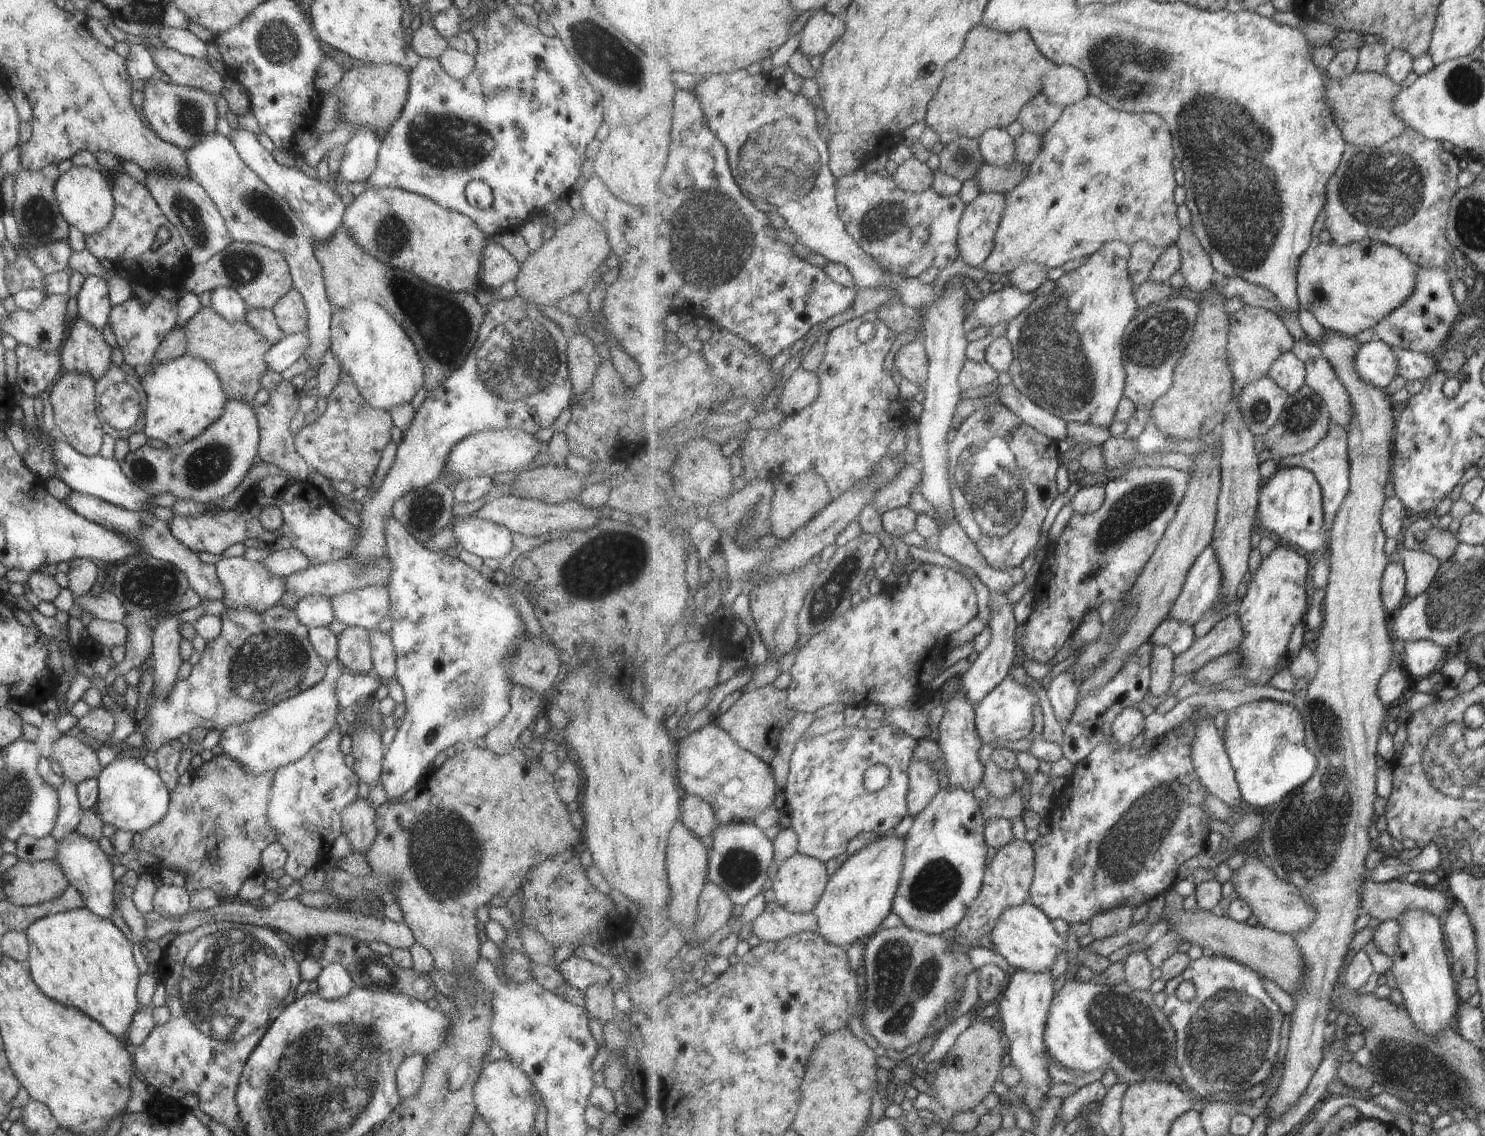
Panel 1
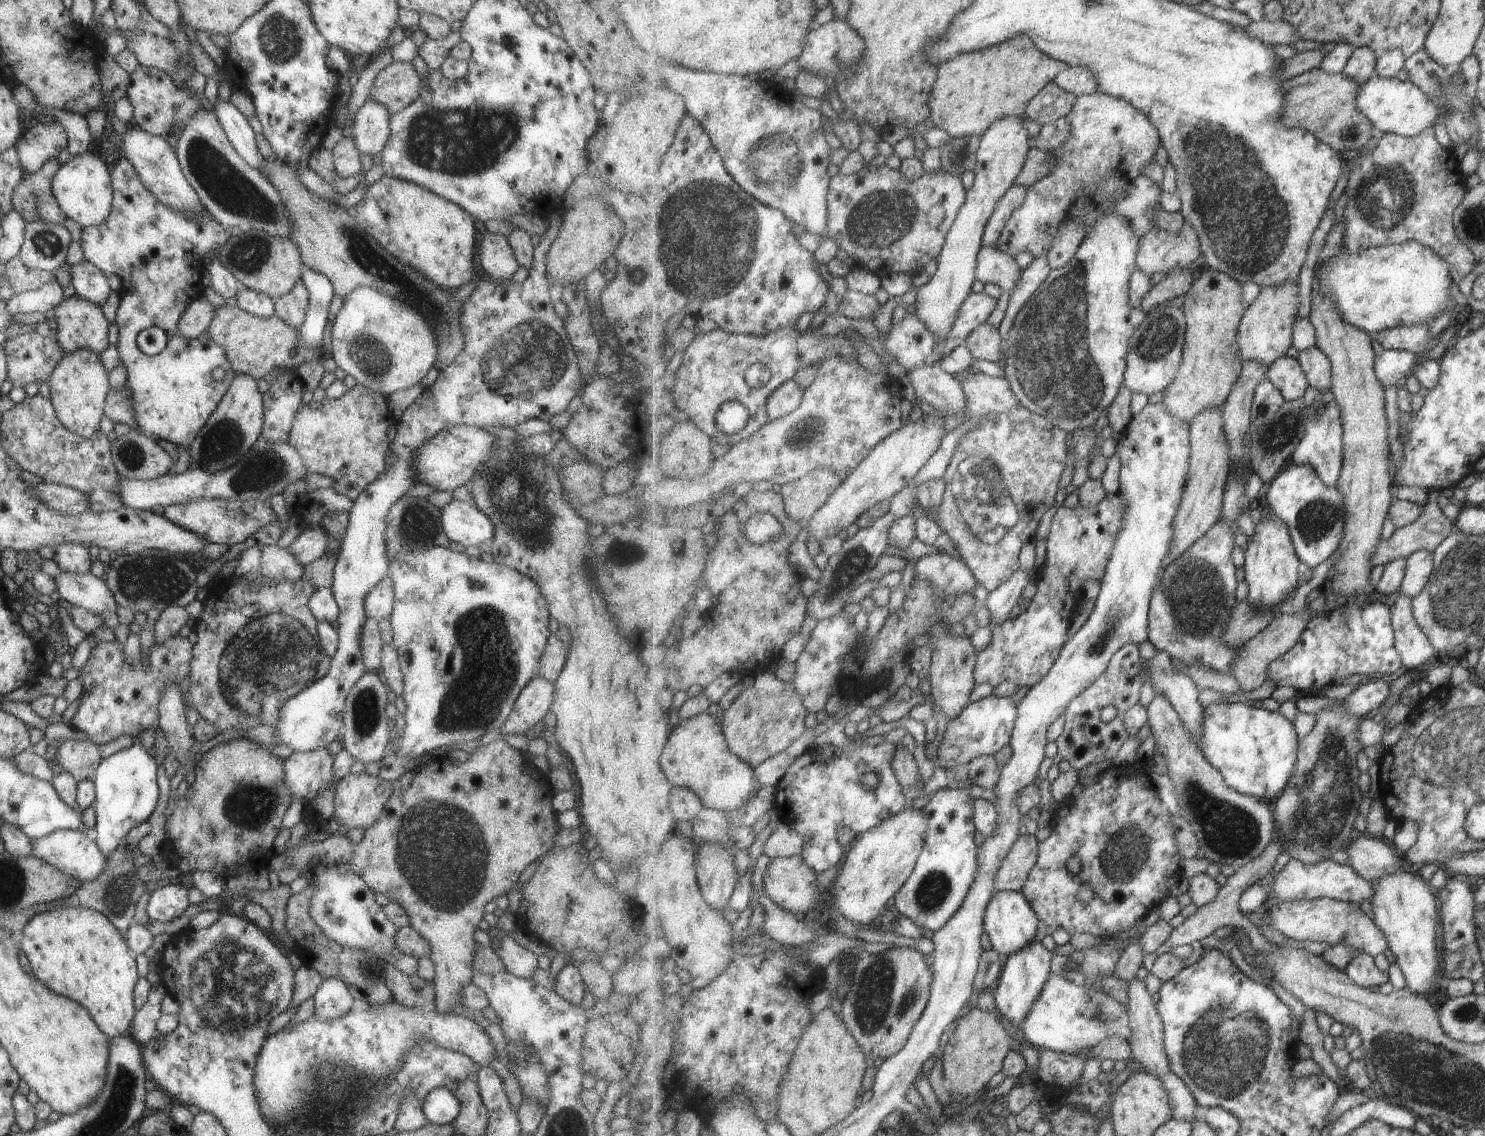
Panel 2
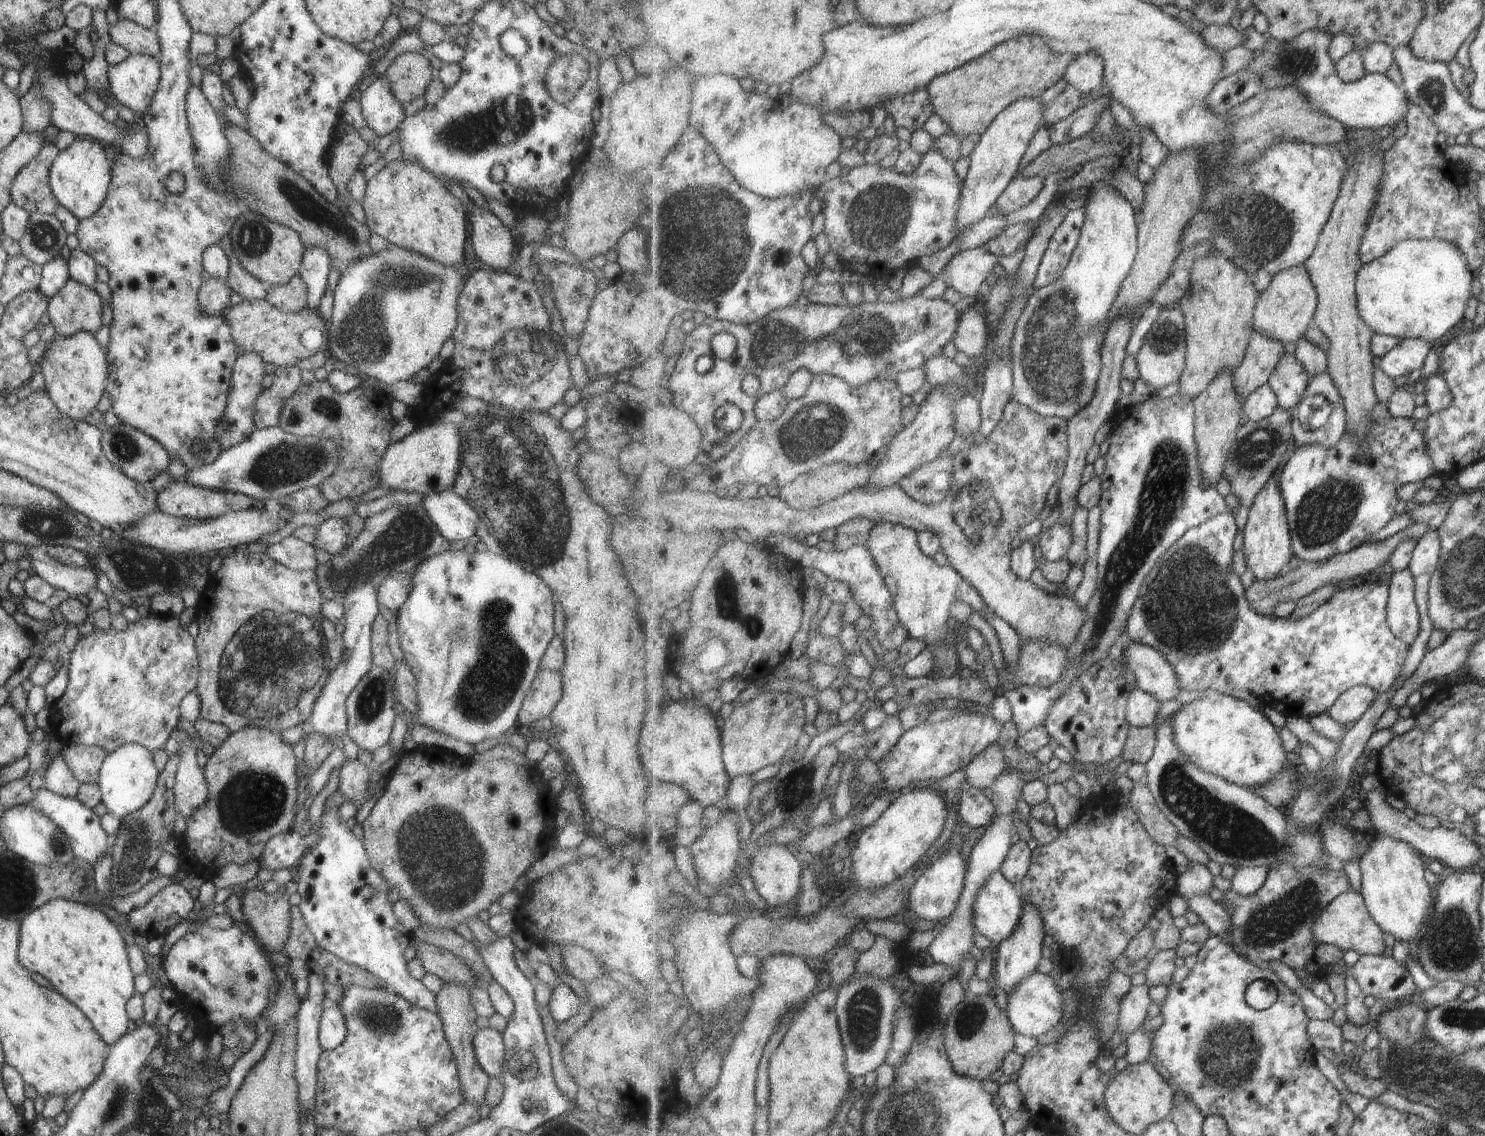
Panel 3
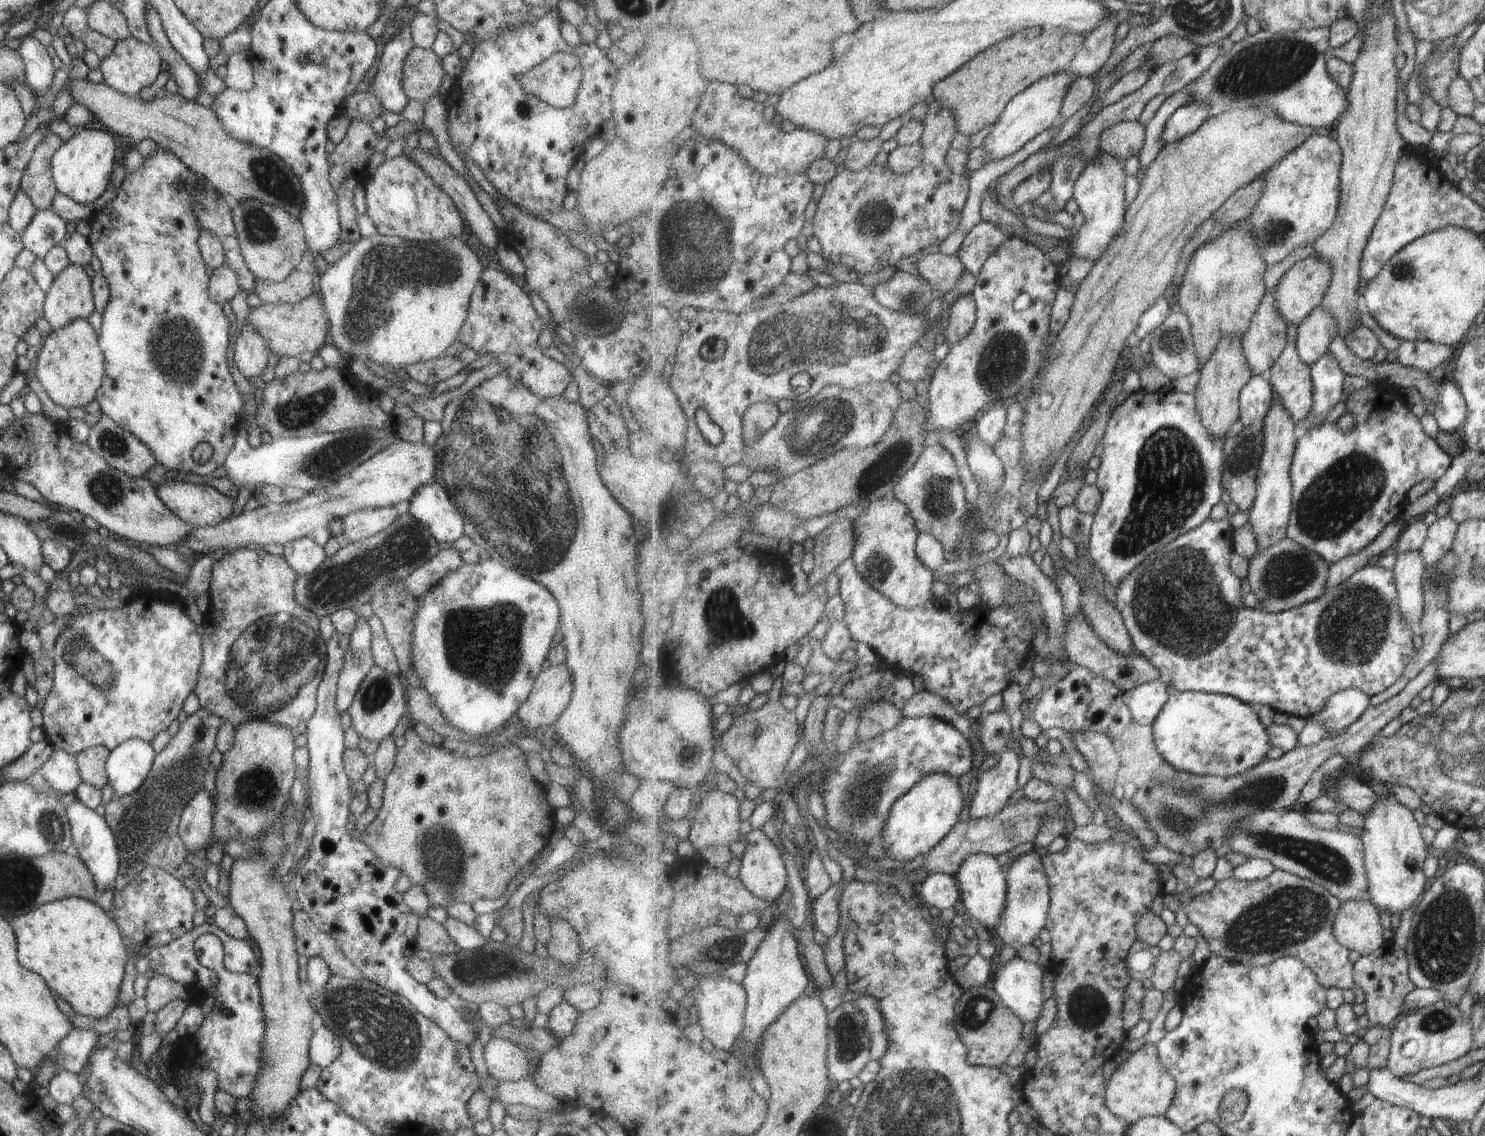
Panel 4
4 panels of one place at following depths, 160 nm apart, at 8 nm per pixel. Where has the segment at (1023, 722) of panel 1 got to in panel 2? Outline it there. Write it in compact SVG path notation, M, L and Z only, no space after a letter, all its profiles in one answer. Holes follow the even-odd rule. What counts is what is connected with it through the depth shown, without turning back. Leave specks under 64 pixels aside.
M988 696L967 705L957 719L948 721L943 740L938 746L938 764L951 772L959 764L969 764L980 756L995 756L1010 744L1018 718L1018 705L1010 698Z

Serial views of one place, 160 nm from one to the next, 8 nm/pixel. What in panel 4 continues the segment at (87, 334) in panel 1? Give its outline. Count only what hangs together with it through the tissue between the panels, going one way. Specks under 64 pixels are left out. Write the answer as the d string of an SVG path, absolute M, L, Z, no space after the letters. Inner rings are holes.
M67 263L61 272L52 277L42 306L42 317L50 324L51 331L73 319L87 319L94 310L90 277L83 269Z

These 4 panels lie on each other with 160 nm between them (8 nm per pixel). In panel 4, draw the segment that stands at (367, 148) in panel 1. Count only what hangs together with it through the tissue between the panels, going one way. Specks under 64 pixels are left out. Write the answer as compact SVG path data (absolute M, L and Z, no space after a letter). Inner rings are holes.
M401 25L399 33L394 34L393 38L388 40L382 50L379 58L379 65L374 76L373 82L369 85L369 92L374 94L375 100L379 101L381 105L382 114L385 110L387 112L395 112L400 114L403 107L408 102L408 98L404 95L401 81L402 81L402 66L407 56L407 53L414 47L412 38L410 37L410 25Z

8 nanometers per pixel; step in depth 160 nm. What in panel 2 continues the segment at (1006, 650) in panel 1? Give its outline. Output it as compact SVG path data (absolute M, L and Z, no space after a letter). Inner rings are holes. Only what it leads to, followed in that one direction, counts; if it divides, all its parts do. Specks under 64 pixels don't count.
M1018 570L1005 584L988 593L982 604L989 612L992 626L1003 624L1009 619L1011 610L1020 604L1023 588L1030 579L1023 570Z

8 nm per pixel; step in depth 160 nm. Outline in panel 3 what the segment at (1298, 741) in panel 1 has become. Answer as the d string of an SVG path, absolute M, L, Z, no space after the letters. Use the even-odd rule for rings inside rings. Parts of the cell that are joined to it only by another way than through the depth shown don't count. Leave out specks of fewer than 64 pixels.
M1209 689L1202 697L1182 704L1173 716L1174 740L1179 750L1194 765L1233 784L1263 787L1289 764L1278 728L1266 713L1233 695Z

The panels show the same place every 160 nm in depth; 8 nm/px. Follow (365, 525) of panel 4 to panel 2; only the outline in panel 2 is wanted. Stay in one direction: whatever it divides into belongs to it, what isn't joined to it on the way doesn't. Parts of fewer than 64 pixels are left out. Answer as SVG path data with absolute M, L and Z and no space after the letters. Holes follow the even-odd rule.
M317 524L307 525L287 548L295 555L297 562L304 566L324 554L327 539Z

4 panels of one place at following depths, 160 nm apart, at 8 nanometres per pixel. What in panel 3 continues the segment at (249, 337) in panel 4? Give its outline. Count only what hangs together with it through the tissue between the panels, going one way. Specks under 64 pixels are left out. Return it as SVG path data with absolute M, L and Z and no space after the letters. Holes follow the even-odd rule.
M254 352L241 353L236 356L231 371L231 392L227 396L227 402L224 413L220 417L219 424L216 424L214 432L214 444L219 450L226 449L235 443L241 442L247 438L255 429L252 417L254 400L262 396L263 388L261 379L265 374L263 368L264 362L260 360L259 355Z

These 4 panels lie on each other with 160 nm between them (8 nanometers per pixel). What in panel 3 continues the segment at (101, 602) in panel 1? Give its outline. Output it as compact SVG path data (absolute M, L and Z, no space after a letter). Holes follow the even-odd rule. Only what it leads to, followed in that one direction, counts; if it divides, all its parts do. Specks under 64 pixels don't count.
M40 547L26 548L26 554L29 556L29 564L35 574L39 575L47 584L54 589L61 588L69 593L69 596L85 598L86 592L95 587L96 571L93 567L74 567L61 564L52 559Z

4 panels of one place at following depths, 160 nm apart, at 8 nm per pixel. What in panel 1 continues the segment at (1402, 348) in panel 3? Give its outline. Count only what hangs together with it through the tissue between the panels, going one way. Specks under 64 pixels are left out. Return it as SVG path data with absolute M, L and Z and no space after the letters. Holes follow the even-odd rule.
M1373 339L1360 346L1356 356L1356 367L1360 379L1374 387L1387 390L1387 386L1398 376L1398 349Z

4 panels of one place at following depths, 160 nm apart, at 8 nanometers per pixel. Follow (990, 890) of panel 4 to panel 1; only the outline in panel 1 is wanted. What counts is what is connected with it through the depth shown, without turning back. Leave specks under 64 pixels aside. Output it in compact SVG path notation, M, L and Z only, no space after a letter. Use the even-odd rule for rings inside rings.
M1032 902L1006 908L1001 919L994 926L990 938L995 954L1000 954L1009 965L1031 972L1050 971L1055 958L1061 952L1068 951L1069 953L1070 950L1070 940L1063 940L1057 934L1053 921L1047 916L1047 913Z

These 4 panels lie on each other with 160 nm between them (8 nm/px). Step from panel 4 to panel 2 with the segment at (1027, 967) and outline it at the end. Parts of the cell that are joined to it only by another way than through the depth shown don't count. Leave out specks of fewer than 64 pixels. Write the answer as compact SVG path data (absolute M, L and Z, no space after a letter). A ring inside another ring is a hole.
M1051 973L1047 982L1037 1003L1026 1016L1025 1024L1019 1028L1026 1041L1041 1049L1071 1055L1078 1055L1082 1050L1093 1050L1102 1040L1111 1037L1123 1037L1130 1046L1132 1030L1127 1005L1122 1005L1102 989L1077 986L1063 974Z

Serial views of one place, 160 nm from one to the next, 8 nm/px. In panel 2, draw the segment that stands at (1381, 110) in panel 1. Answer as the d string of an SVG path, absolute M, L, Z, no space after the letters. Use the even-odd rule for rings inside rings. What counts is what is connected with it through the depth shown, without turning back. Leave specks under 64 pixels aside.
M1317 67L1286 80L1285 86L1286 102L1282 124L1290 129L1305 129L1345 156L1358 152L1371 136L1379 134L1374 124L1358 109L1358 90L1362 86L1345 73L1332 75Z

